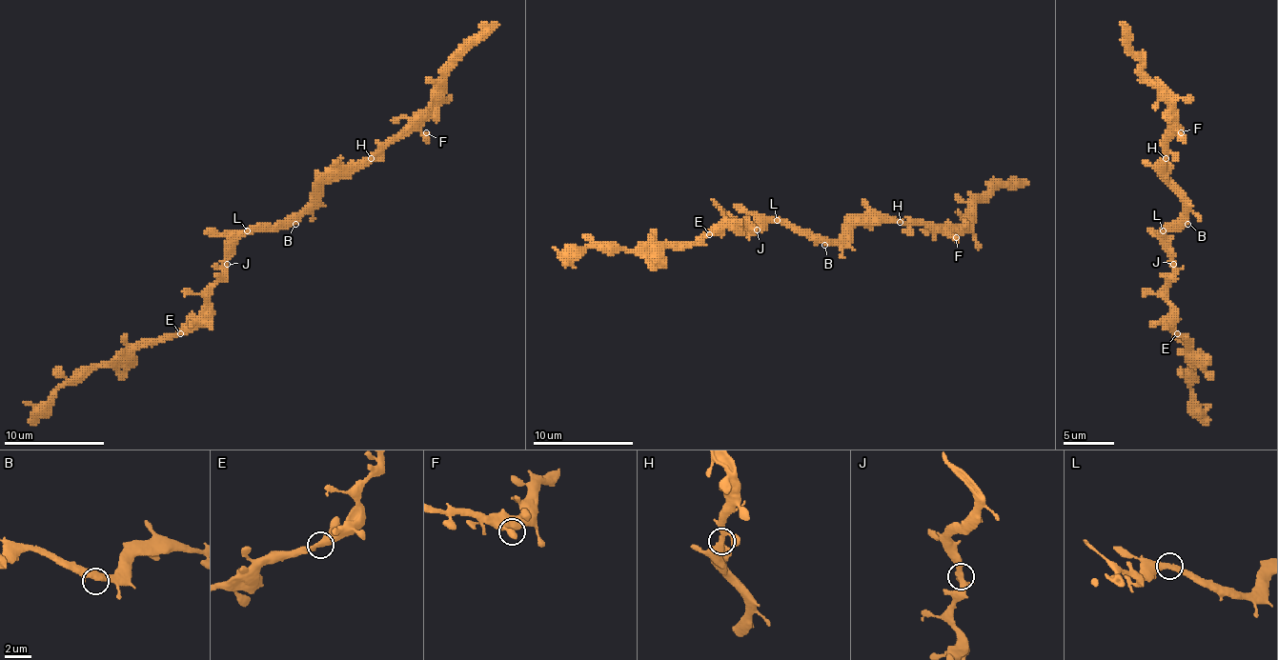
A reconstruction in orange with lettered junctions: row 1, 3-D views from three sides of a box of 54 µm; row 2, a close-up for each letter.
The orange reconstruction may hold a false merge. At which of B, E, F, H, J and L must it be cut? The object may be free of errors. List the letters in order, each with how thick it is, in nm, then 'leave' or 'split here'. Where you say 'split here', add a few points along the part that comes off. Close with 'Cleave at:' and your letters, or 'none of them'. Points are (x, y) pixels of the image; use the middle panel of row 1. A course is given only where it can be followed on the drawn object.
B: calibre 500 nm; leave
E: calibre 360 nm; leave
F: calibre 550 nm; leave
H: calibre 320 nm; leave
J: calibre 340 nm; leave
L: calibre 420 nm; leave
Cleave at: none of them

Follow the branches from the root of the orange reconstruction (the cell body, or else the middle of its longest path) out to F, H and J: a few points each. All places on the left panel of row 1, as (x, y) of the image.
F: (262, 230), (290, 221), (323, 183), (348, 178), (391, 143), (414, 130), (426, 132)
H: (262, 230), (290, 221), (323, 183), (348, 178), (371, 158)
J: (262, 230), (245, 233), (237, 241), (227, 264)

